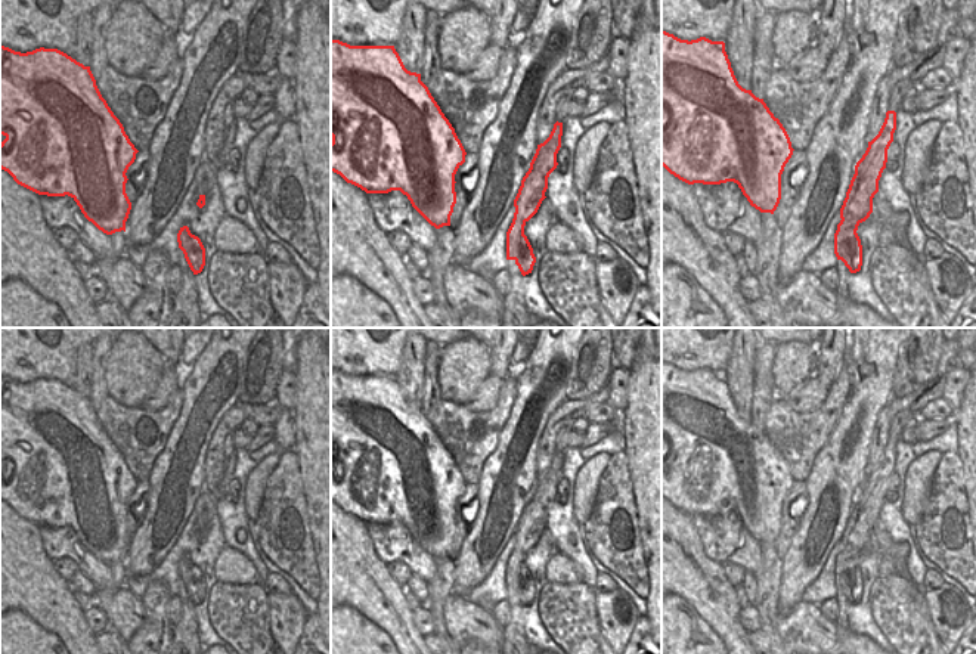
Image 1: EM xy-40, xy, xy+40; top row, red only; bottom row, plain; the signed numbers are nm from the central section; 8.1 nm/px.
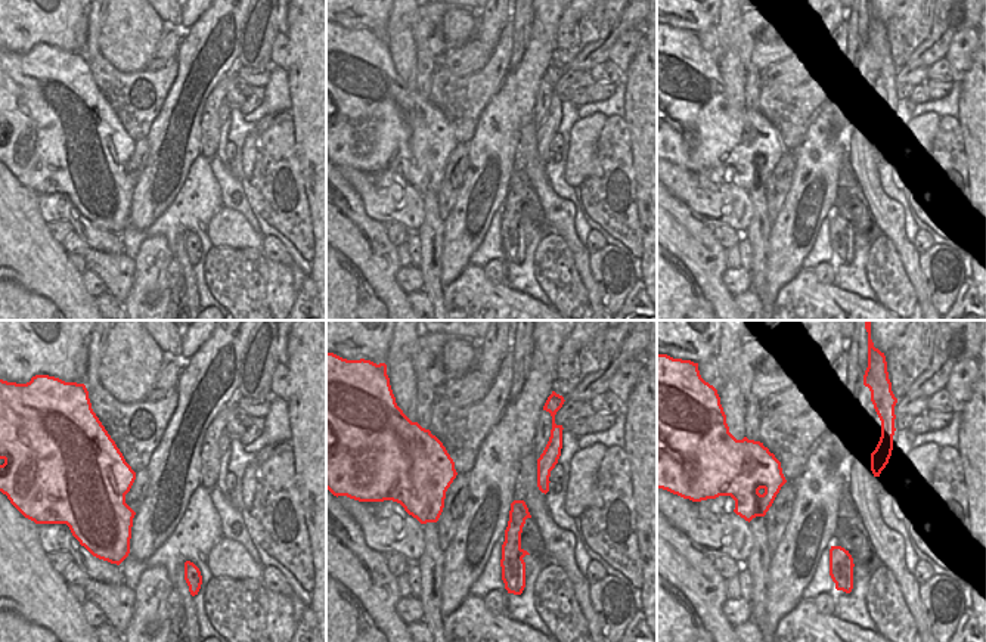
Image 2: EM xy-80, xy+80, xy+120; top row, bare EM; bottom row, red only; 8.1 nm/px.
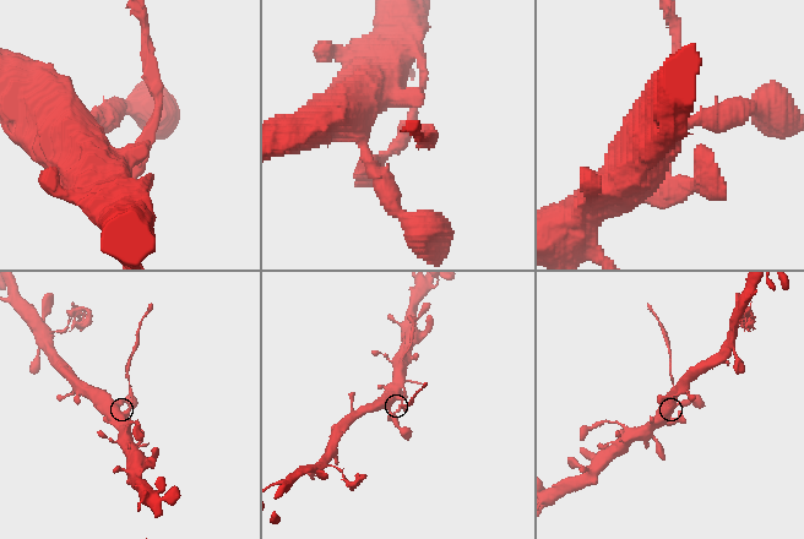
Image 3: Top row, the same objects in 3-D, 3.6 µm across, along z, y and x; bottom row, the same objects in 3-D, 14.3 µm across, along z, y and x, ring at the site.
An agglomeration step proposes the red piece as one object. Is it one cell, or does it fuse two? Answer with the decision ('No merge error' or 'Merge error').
Merge error

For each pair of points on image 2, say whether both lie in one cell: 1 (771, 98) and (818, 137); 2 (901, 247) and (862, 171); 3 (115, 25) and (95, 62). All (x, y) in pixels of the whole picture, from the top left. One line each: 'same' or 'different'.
1: different
2: same
3: different

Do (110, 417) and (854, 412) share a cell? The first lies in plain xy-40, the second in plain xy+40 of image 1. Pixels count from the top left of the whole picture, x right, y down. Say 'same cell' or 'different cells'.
different cells

